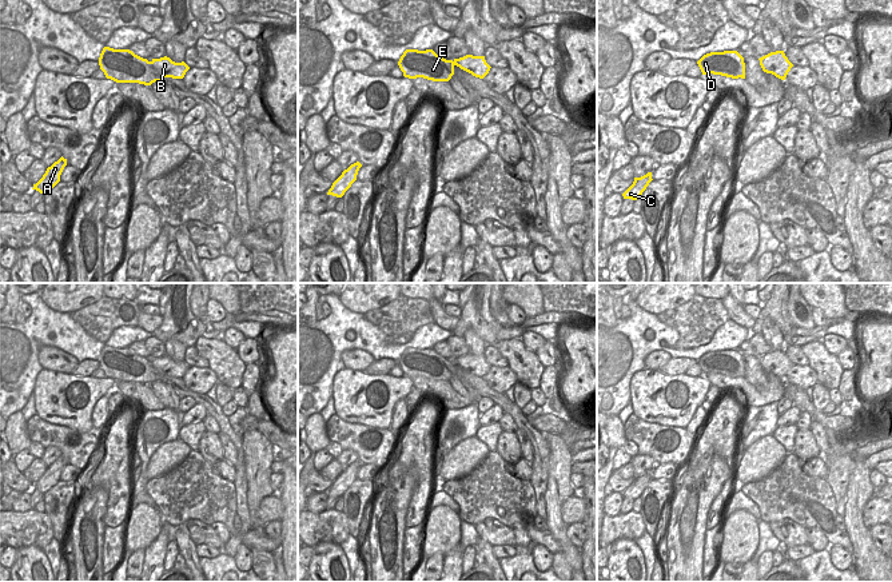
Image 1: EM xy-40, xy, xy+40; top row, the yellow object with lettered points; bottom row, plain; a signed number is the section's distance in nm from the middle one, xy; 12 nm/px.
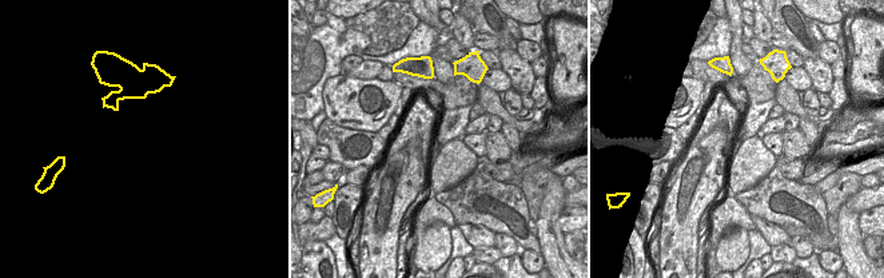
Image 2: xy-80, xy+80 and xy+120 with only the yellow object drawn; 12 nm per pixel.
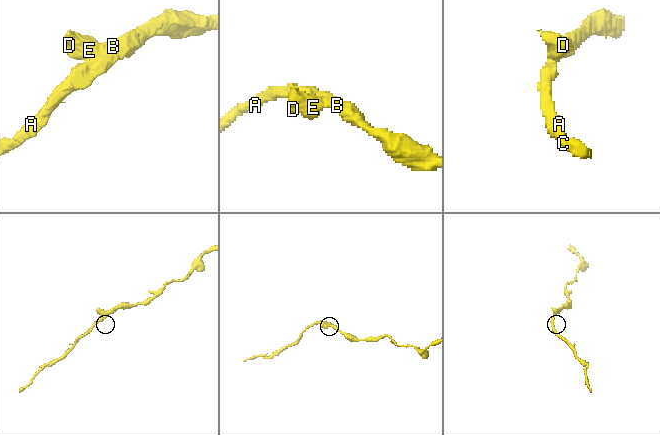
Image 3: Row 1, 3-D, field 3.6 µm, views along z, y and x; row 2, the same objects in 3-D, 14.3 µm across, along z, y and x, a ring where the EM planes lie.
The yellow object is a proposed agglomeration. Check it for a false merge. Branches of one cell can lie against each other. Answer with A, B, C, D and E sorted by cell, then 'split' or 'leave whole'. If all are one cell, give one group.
A B C / D E | split

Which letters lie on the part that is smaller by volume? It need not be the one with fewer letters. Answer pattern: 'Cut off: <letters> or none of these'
Cut off: D, E

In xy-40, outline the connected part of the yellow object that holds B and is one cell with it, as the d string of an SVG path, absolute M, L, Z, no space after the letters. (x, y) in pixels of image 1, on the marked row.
M170 57L152 59L154 69L143 69L143 73L135 79L135 83L151 85L155 81L162 81L164 77L183 79L190 67L182 61L175 63Z

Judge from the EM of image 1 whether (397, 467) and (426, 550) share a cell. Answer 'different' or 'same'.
different

